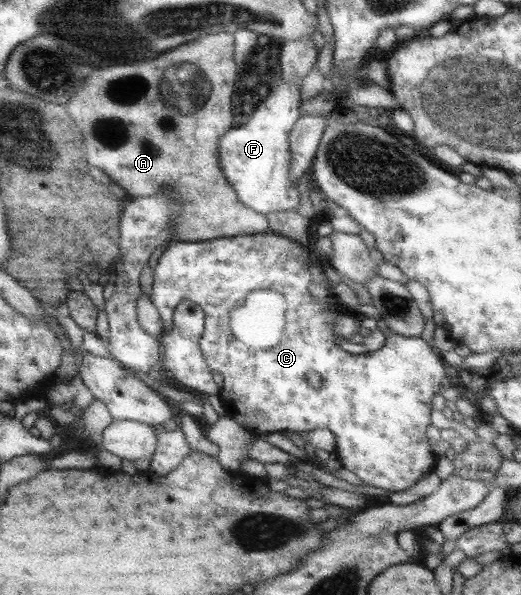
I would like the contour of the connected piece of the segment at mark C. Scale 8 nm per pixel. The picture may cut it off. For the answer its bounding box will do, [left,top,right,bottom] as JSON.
[150,232,446,492]

